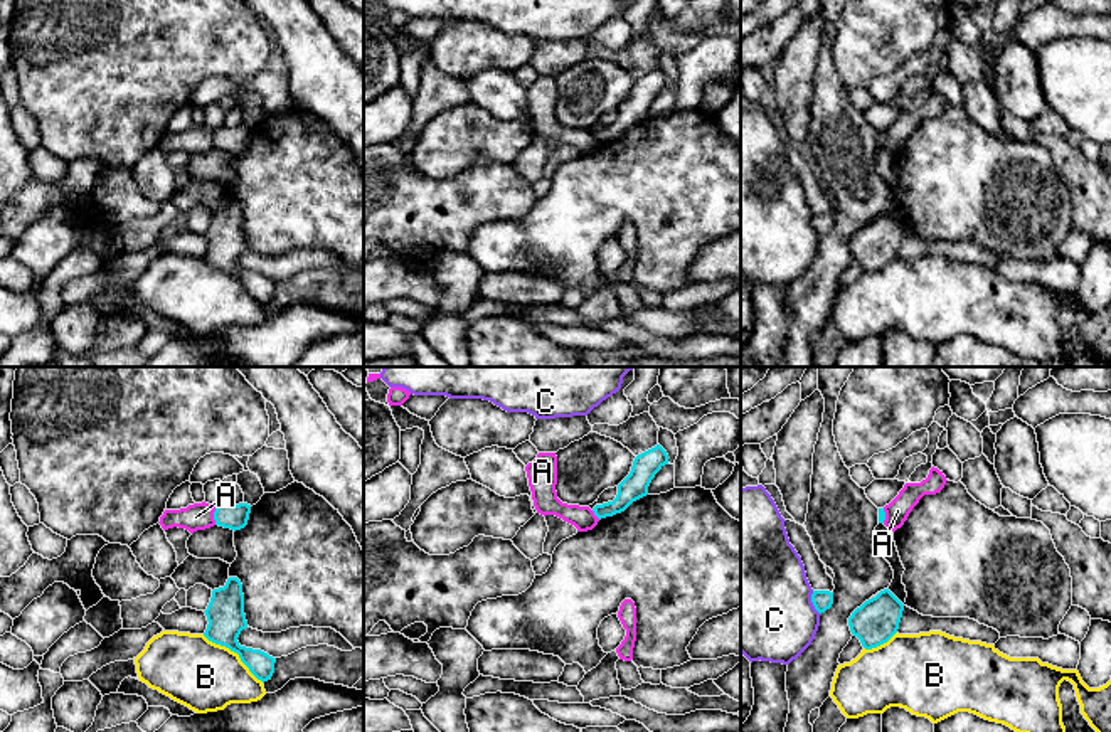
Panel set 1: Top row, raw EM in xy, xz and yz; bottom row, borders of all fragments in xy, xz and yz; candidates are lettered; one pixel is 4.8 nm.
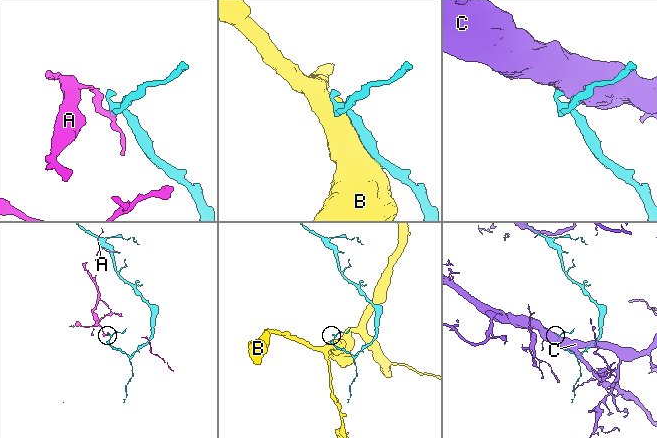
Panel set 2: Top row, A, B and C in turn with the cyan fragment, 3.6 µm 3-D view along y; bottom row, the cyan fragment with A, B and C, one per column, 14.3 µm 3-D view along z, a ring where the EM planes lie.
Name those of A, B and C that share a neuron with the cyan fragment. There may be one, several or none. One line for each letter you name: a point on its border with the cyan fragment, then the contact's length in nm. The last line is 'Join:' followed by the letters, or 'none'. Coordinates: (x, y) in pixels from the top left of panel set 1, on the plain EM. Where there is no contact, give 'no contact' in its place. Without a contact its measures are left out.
Join: none

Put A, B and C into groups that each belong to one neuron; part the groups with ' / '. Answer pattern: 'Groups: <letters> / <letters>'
Groups: A / B / C

